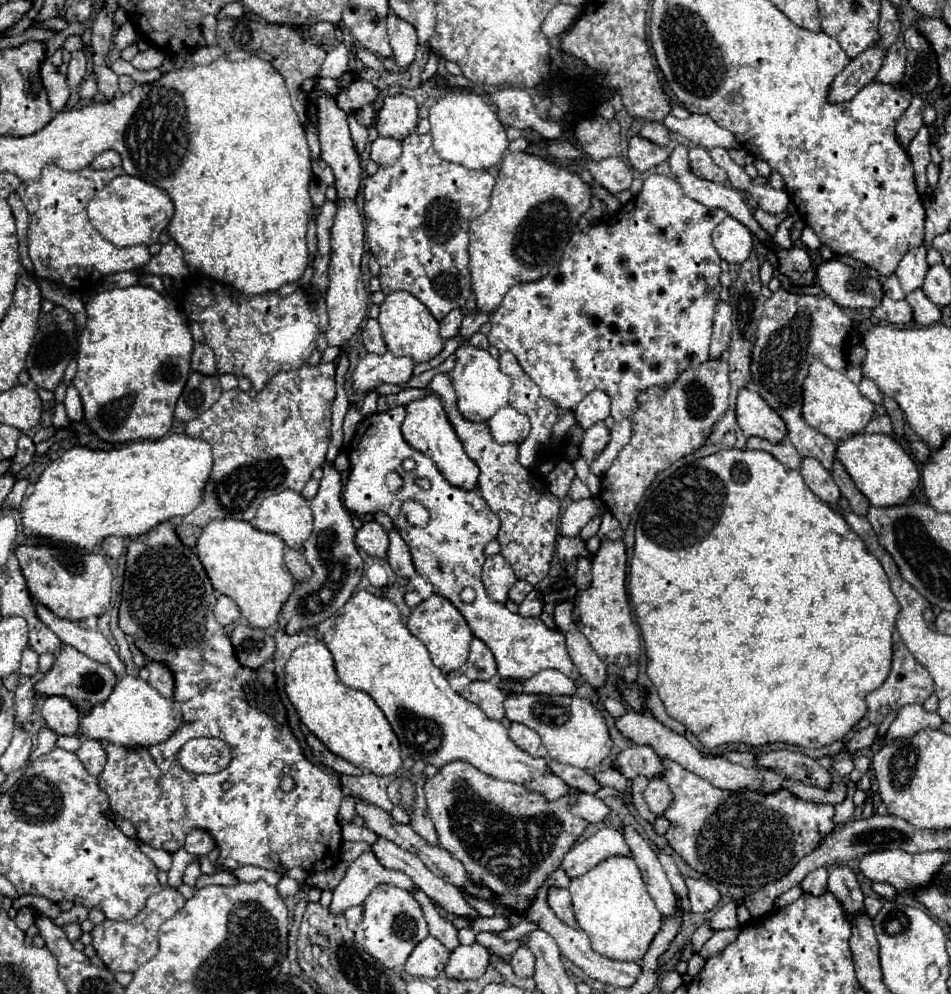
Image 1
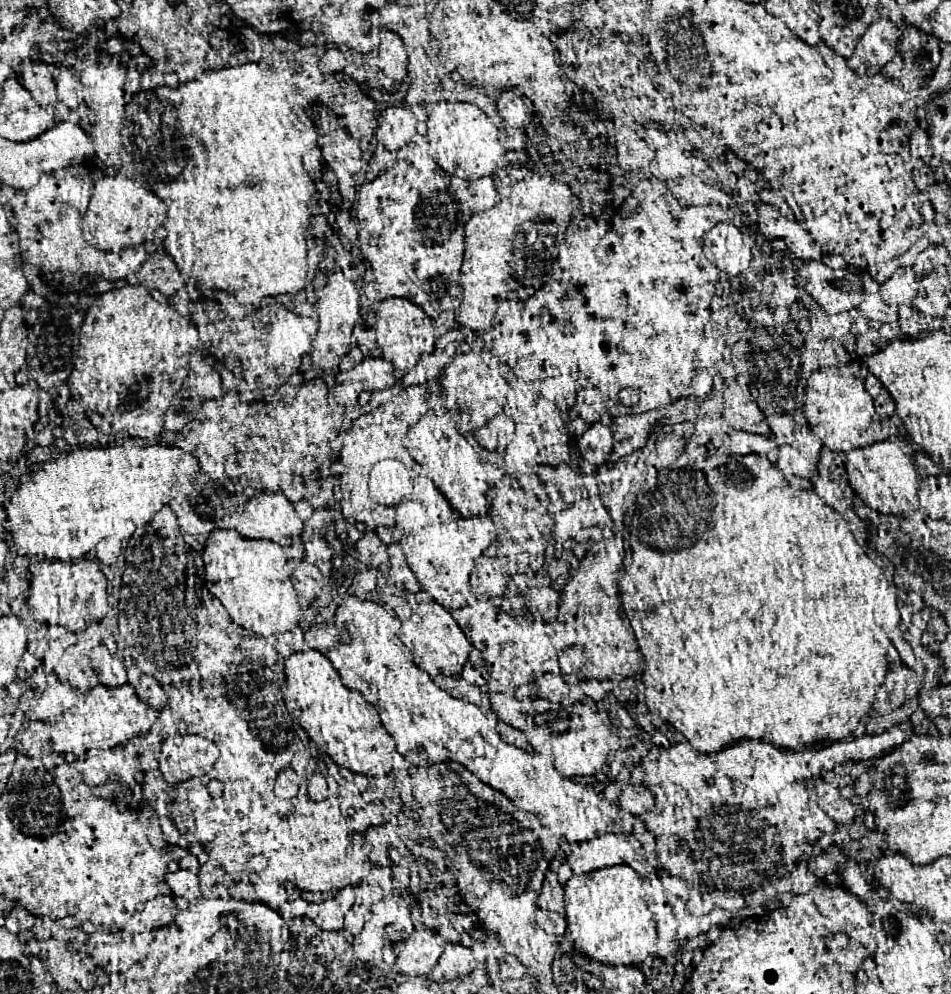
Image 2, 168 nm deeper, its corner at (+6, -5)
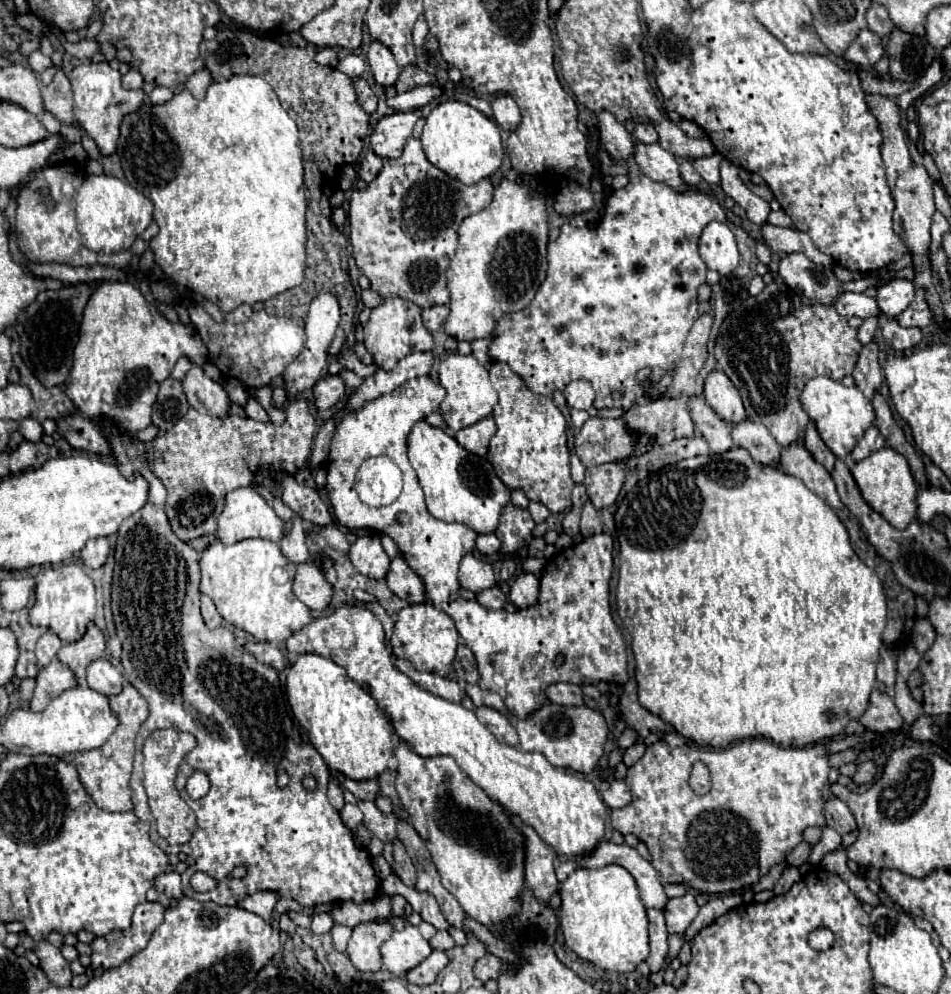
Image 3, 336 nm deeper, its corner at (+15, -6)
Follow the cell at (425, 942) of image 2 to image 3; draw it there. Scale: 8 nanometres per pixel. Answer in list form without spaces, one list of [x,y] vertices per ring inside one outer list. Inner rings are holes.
[[[405,925],[405,929],[395,931],[383,945],[381,957],[383,967],[395,977],[405,977],[409,969],[417,967],[431,953],[429,941],[425,941],[417,927]]]

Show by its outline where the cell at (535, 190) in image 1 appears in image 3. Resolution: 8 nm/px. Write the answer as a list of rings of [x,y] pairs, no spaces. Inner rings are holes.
[[[503,179],[493,193],[493,201],[479,213],[463,219],[459,245],[447,269],[447,289],[451,293],[451,313],[445,333],[457,341],[489,337],[495,323],[513,311],[527,307],[547,271],[547,203],[529,197],[529,187]]]

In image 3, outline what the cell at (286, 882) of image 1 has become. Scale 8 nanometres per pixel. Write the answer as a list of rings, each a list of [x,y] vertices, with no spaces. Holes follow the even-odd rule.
[[[257,891],[253,895],[247,895],[239,907],[241,909],[247,909],[259,917],[263,917],[265,921],[271,919],[271,913],[273,913],[273,907],[277,903],[277,895],[273,891]]]

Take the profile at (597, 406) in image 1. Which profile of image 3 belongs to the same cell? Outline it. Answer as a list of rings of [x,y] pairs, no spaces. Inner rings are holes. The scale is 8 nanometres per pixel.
[[[571,381],[565,389],[563,389],[563,395],[569,403],[571,409],[589,409],[593,405],[593,399],[595,399],[595,391],[591,387],[589,381]]]

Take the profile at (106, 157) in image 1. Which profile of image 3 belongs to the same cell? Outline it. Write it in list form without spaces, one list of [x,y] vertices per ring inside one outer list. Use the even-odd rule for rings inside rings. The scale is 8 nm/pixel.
[[[107,61],[103,63],[85,63],[75,67],[69,73],[69,81],[73,87],[73,113],[75,113],[75,123],[97,143],[101,155],[111,155],[117,149],[119,141],[119,127],[125,115],[135,113],[145,99],[143,89],[137,91],[127,91],[121,85],[121,73],[113,71]]]

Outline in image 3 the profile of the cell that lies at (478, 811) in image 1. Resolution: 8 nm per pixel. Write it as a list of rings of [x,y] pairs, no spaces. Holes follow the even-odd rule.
[[[399,741],[395,747],[397,767],[397,793],[405,811],[411,817],[411,825],[427,843],[427,849],[437,865],[443,887],[459,901],[463,911],[483,923],[487,929],[497,931],[499,921],[507,919],[519,911],[521,891],[525,887],[525,845],[523,835],[513,827],[509,817],[503,813],[503,807],[497,801],[491,801],[481,787],[477,787],[455,763],[453,757],[421,757],[413,751],[407,741]]]

